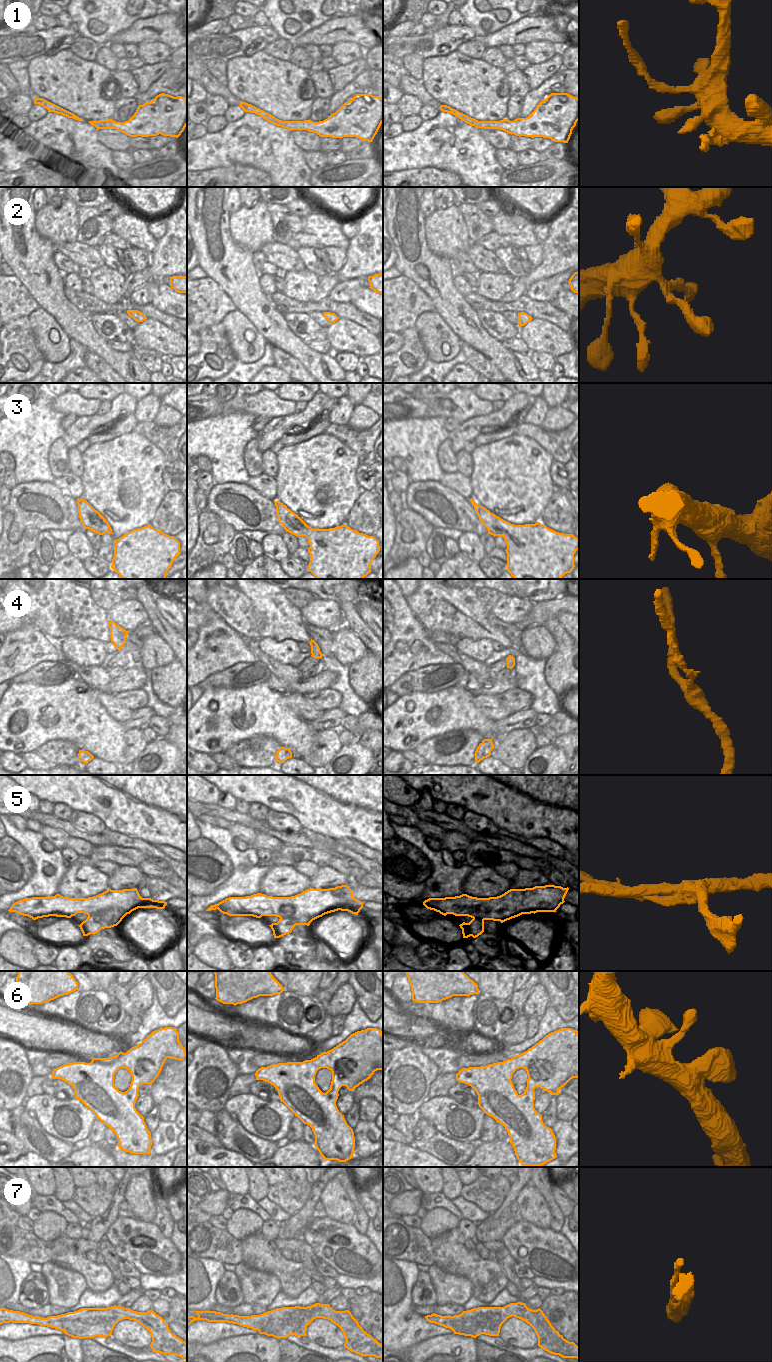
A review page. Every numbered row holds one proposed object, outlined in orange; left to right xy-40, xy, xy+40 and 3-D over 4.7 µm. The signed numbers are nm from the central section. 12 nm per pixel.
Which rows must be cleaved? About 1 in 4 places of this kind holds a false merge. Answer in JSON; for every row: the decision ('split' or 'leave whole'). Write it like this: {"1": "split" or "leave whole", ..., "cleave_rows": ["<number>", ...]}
{"1": "split", "2": "leave whole", "3": "leave whole", "4": "leave whole", "5": "split", "6": "leave whole", "7": "split", "cleave_rows": ["1", "5", "7"]}

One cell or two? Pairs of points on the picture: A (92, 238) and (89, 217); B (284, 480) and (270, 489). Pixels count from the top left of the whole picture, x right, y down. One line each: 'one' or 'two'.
A: one
B: two

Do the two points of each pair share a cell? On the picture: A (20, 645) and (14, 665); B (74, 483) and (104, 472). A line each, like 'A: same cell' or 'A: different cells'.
A: same cell
B: different cells

